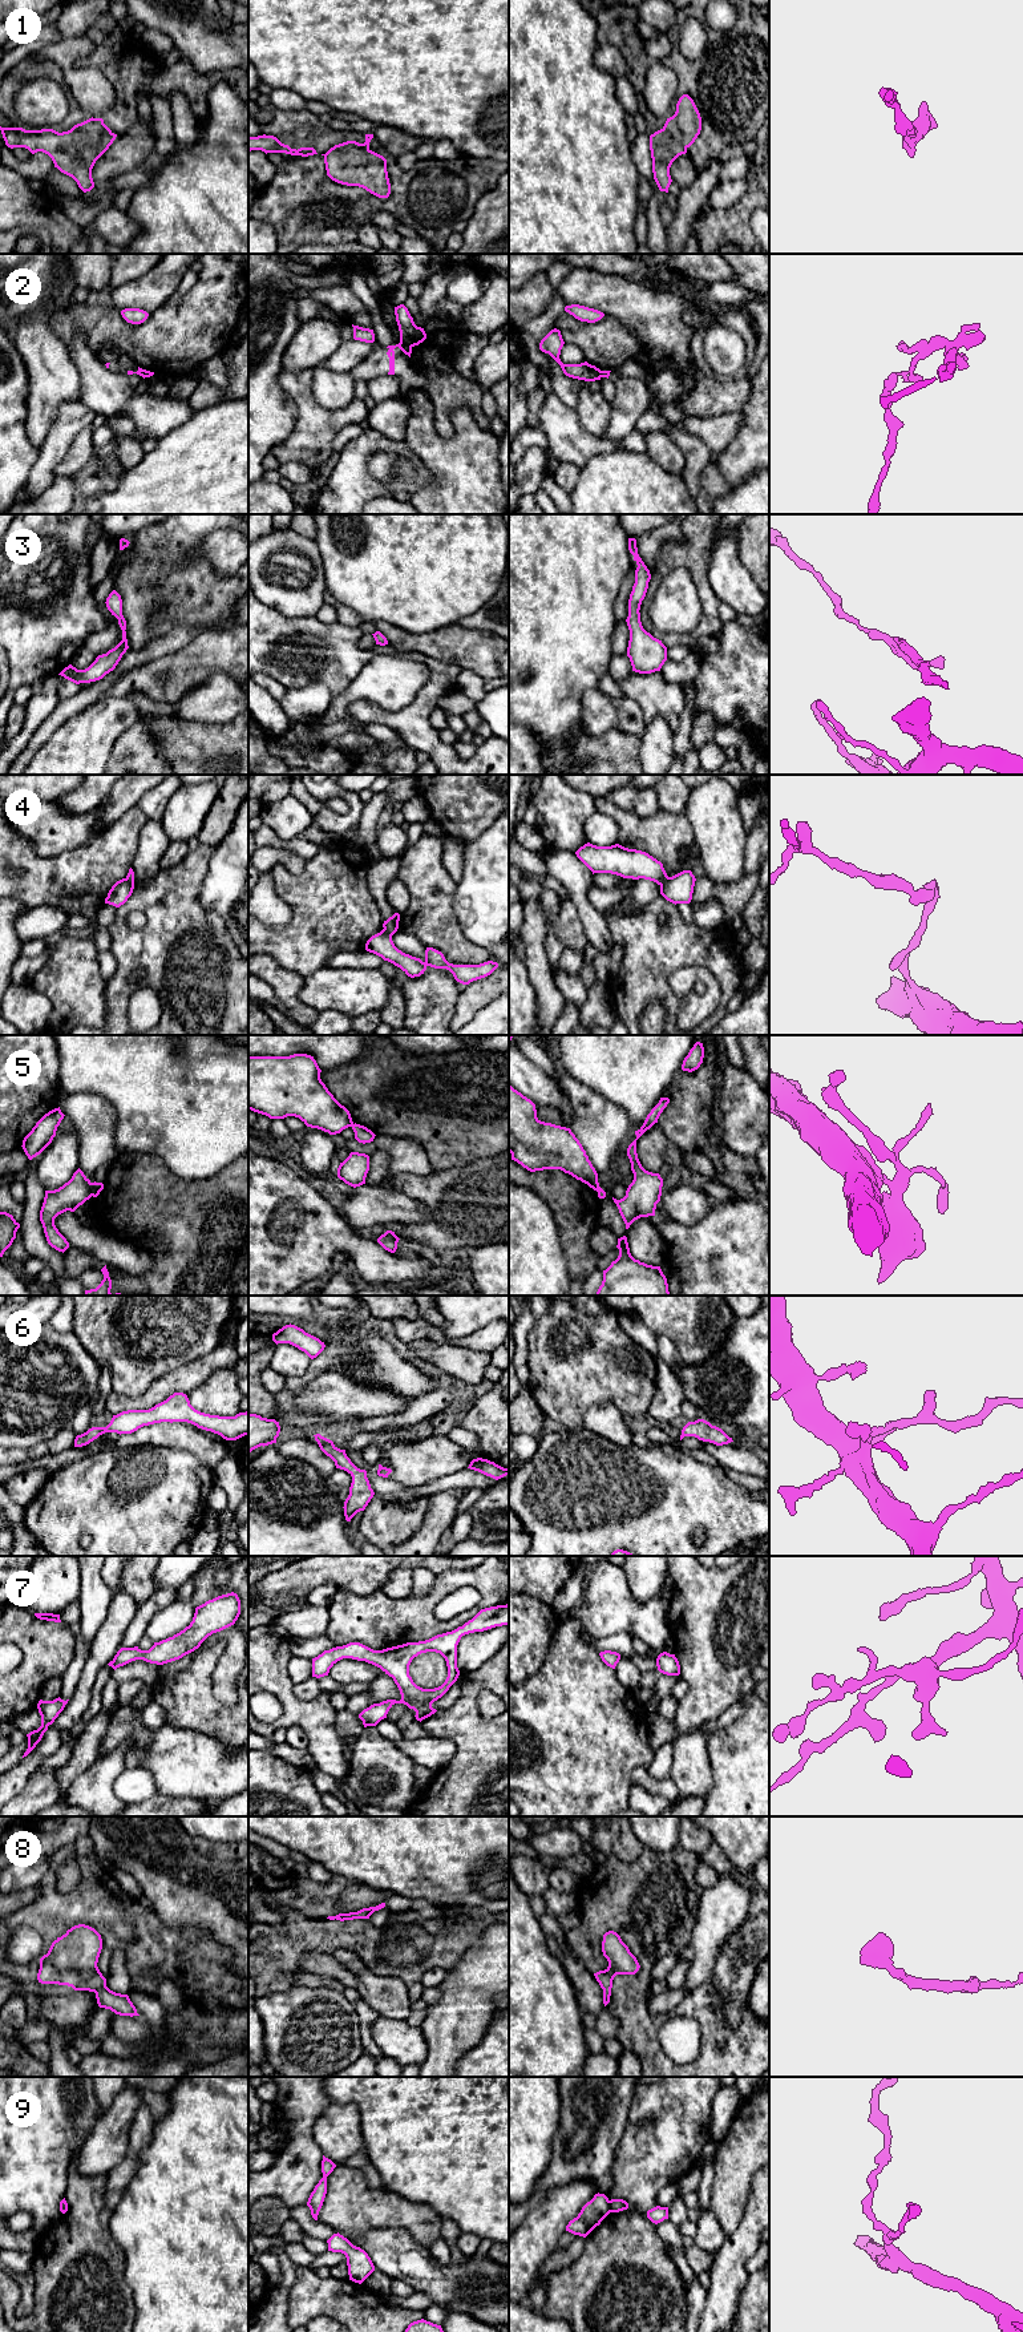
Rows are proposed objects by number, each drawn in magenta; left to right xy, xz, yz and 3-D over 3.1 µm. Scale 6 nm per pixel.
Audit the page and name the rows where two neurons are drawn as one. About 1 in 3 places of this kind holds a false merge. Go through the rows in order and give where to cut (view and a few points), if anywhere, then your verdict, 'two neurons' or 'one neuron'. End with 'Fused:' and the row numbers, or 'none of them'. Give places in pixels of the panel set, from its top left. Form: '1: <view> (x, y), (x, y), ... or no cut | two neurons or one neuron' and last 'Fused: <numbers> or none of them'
1: no cut | one neuron
2: xz (400, 342), (411, 347) | two neurons
3: no cut | one neuron
4: yz (670, 877), (660, 885) | two neurons
5: xy (96, 1183), (91, 1195) | two neurons
6: no cut | one neuron
7: no cut | one neuron
8: no cut | one neuron
9: yz (609, 2201), (610, 2211) | two neurons
Fused: 2, 4, 5, 9

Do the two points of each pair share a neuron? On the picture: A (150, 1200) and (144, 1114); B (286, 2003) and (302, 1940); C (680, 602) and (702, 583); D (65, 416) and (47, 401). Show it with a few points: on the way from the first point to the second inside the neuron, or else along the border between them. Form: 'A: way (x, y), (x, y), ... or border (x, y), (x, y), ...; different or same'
A: border (118, 1152), (154, 1152), (170, 1172); different
B: border (295, 1983), (286, 1989), (271, 1991), (262, 1996); different
C: border (678, 566), (690, 573), (695, 585), (700, 619); different
D: border (79, 400), (64, 403), (60, 407), (44, 437); different

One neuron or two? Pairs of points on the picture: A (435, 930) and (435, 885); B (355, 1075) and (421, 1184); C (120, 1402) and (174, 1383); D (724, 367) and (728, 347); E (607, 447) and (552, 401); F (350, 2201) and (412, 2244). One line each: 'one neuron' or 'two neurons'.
A: one neuron
B: two neurons
C: one neuron
D: one neuron
E: one neuron
F: two neurons

